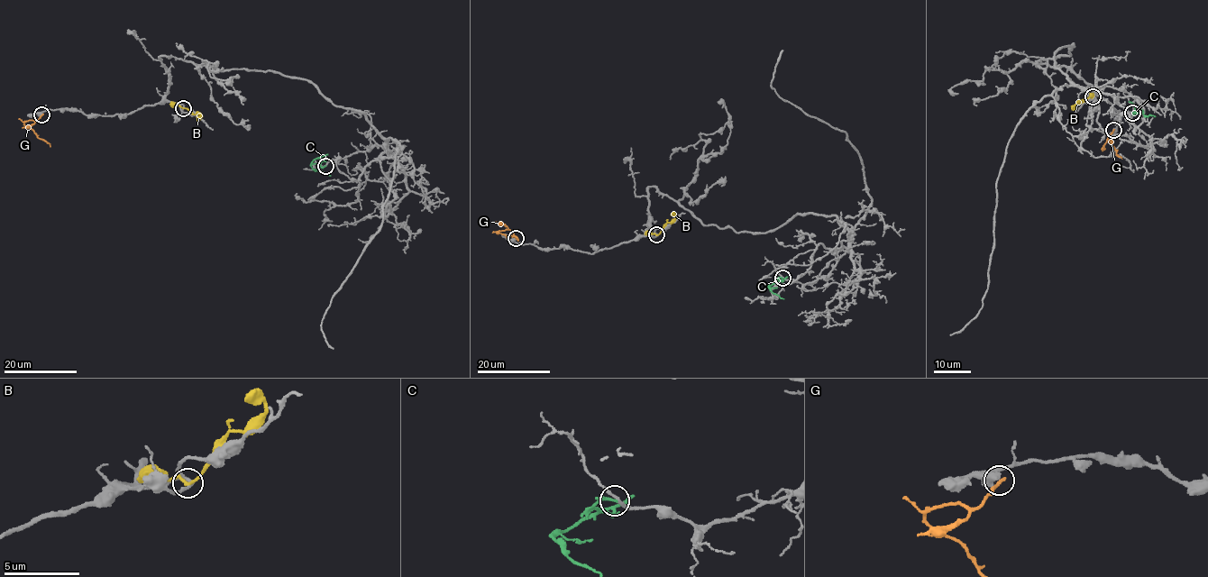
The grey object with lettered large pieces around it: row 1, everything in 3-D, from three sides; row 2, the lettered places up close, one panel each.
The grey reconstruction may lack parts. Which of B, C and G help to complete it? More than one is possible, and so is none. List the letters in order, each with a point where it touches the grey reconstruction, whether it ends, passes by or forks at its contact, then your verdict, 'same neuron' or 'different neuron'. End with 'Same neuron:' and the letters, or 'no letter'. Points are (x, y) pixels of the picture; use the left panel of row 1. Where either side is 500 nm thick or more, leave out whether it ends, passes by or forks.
B: (183, 108) | it passes by | different neuron
C: (325, 166) | it passes by | same neuron
G: (41, 114) | it ends | different neuron
Same neuron: C

